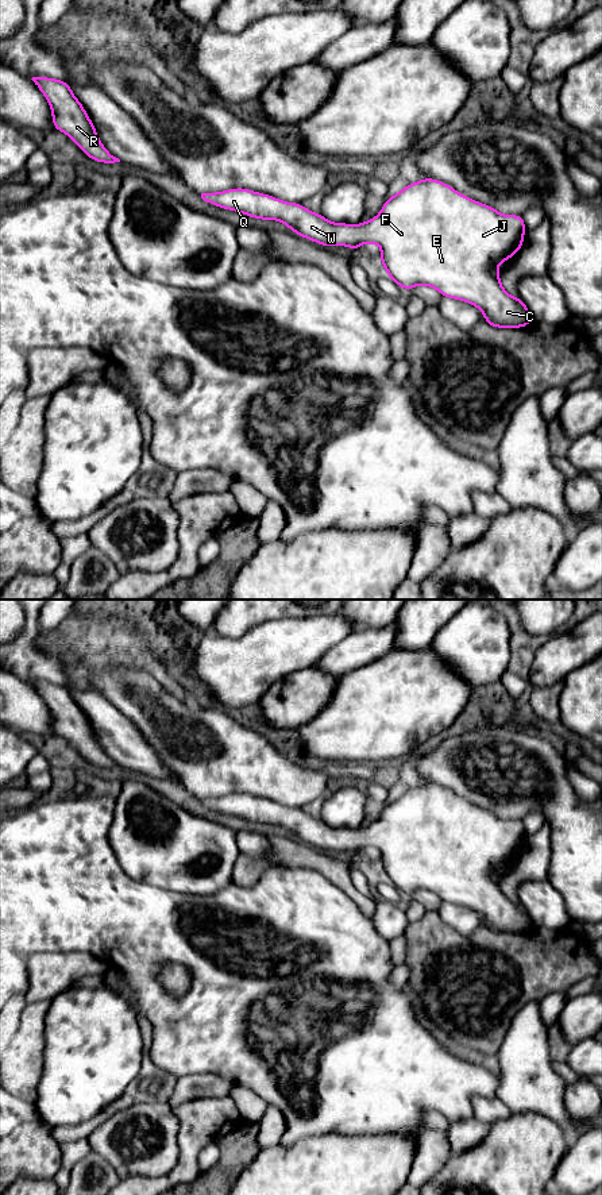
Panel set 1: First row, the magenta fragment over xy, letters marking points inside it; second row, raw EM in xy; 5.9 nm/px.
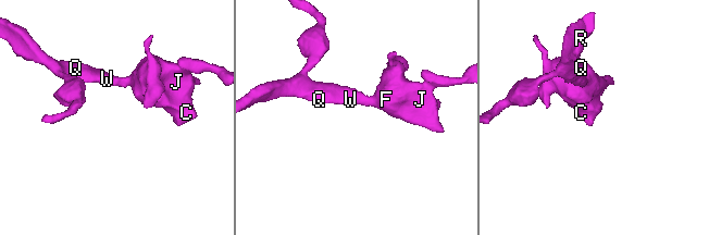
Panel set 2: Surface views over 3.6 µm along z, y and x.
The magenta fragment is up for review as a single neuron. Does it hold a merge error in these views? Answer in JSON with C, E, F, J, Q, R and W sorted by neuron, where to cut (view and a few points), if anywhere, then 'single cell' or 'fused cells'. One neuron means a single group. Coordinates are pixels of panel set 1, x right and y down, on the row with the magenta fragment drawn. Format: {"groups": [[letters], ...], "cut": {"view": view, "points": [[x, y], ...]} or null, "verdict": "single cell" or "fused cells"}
{"groups": [["C", "E", "F", "J", "Q", "R", "W"]], "cut": null, "verdict": "single cell"}

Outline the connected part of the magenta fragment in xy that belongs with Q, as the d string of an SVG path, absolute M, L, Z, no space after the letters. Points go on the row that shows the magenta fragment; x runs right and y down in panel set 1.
M422 178L408 184L386 198L379 213L359 225L332 223L298 203L252 192L246 188L201 193L201 198L219 208L252 219L278 220L292 232L324 247L346 246L354 251L362 243L381 246L378 259L398 288L412 290L418 285L436 289L443 297L468 302L482 311L485 323L494 328L524 328L533 323L528 307L512 297L501 285L499 265L512 259L524 244L526 232L522 215L503 215L490 205L475 201L440 180Z

